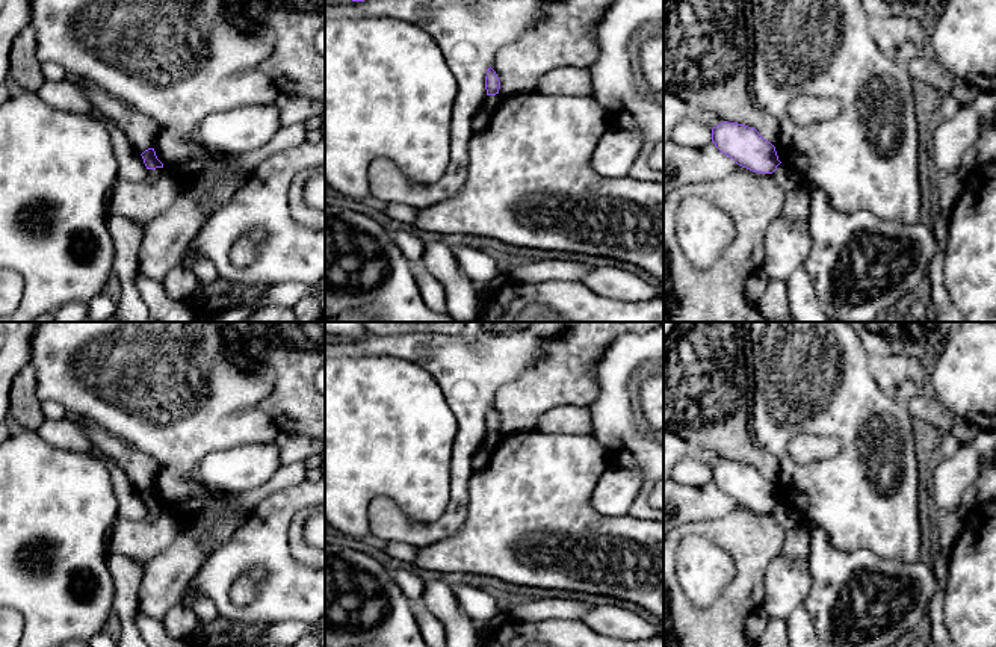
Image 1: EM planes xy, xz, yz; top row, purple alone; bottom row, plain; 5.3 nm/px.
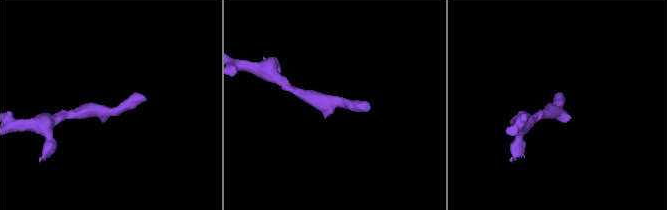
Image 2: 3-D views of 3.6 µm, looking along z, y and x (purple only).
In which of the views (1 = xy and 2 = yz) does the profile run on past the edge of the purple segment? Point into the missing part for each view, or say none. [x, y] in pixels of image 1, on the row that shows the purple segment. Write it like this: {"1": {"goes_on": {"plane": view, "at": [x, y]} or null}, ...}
{"1": {"goes_on": null}, "2": {"goes_on": null}}

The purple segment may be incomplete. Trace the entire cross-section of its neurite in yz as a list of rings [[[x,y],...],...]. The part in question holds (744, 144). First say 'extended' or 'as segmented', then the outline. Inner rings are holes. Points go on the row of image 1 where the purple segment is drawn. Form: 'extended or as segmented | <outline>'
as segmented | [[[721,122],[712,128],[715,147],[739,166],[759,174],[772,174],[781,163],[775,147],[763,139],[760,133],[738,122]]]

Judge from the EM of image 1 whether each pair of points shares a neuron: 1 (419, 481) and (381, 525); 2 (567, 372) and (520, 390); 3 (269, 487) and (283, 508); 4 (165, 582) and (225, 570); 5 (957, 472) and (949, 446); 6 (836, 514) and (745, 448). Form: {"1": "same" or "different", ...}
{"1": "different", "2": "same", "3": "different", "4": "different", "5": "different", "6": "different"}

